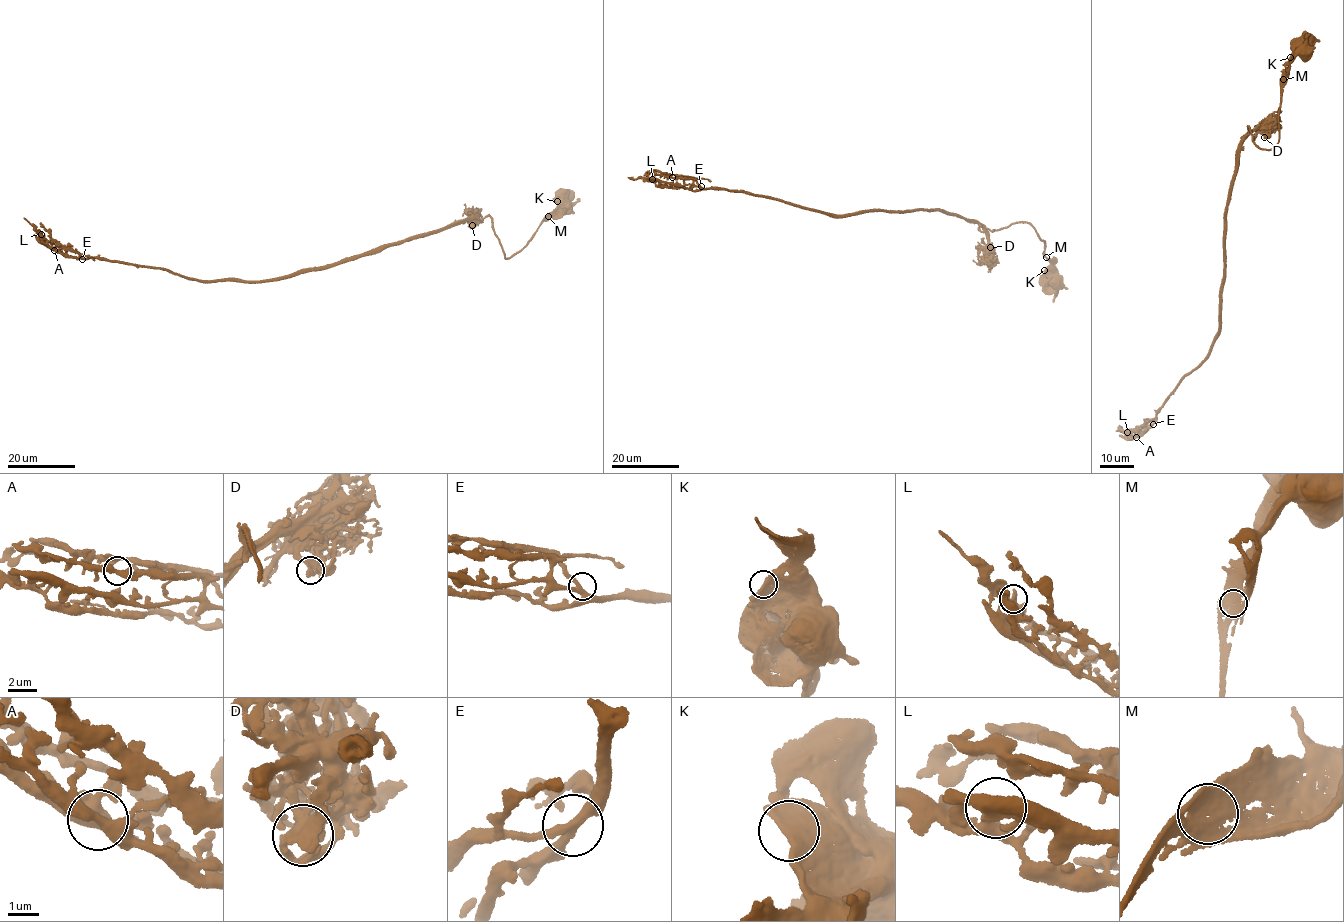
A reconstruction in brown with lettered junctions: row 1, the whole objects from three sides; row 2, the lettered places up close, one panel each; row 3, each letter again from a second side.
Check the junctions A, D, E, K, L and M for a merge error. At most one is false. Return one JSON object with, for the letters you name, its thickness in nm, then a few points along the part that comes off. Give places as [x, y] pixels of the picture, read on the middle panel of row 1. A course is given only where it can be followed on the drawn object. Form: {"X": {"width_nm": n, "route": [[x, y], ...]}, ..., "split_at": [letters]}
{"split_at": []}

